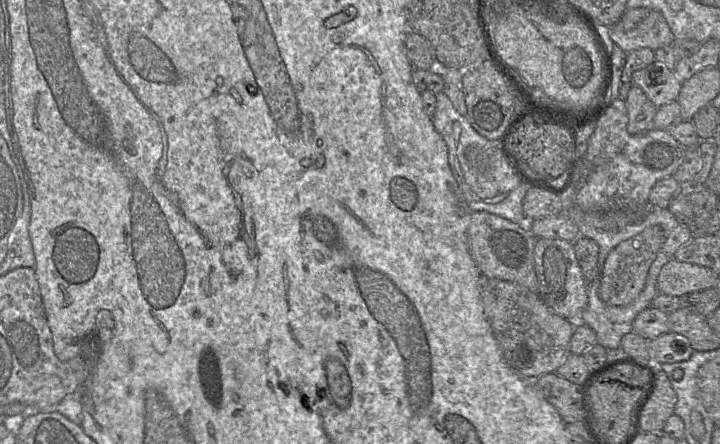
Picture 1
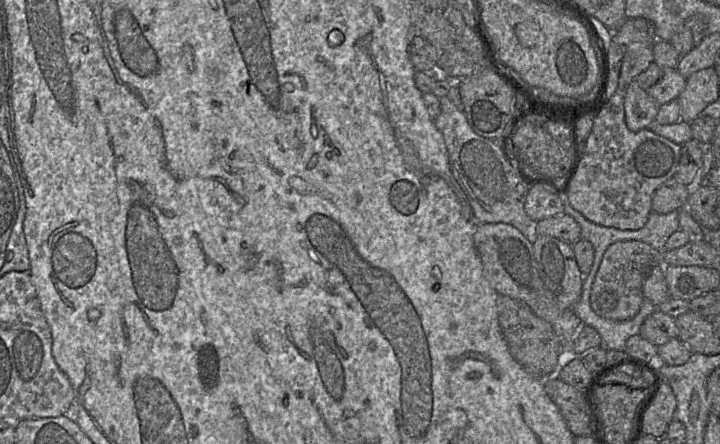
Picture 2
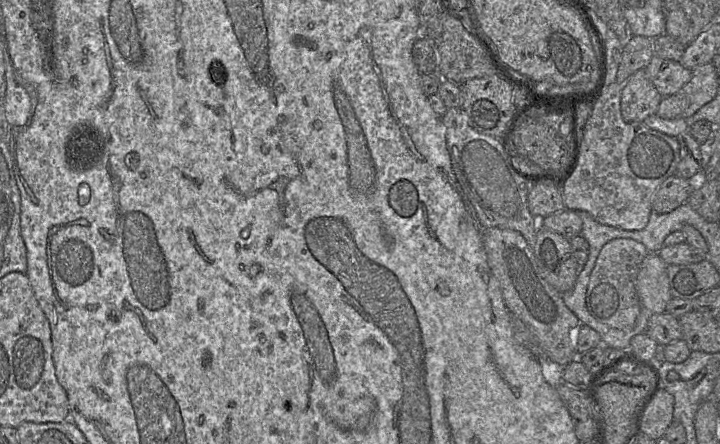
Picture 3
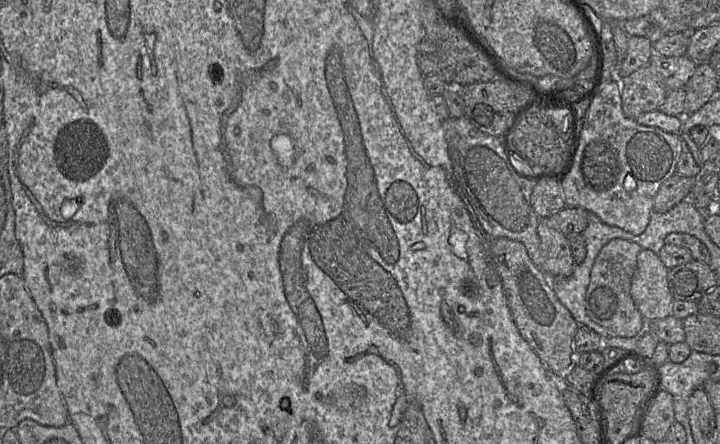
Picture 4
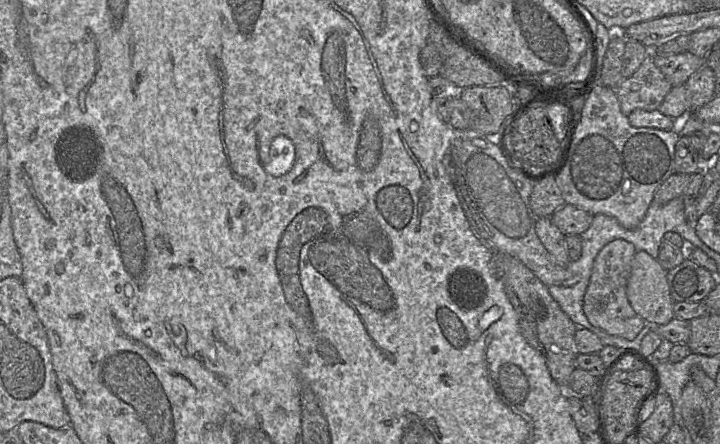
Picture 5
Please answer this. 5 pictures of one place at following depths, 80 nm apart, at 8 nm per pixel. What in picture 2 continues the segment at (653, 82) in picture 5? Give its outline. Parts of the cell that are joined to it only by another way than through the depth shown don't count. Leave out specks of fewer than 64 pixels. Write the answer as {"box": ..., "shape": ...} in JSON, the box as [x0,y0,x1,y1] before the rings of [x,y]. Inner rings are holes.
{"box":[624,80,660,131],"shape":[[[636,80],[624,90],[625,123],[631,131],[647,128],[655,120],[660,104]]]}

